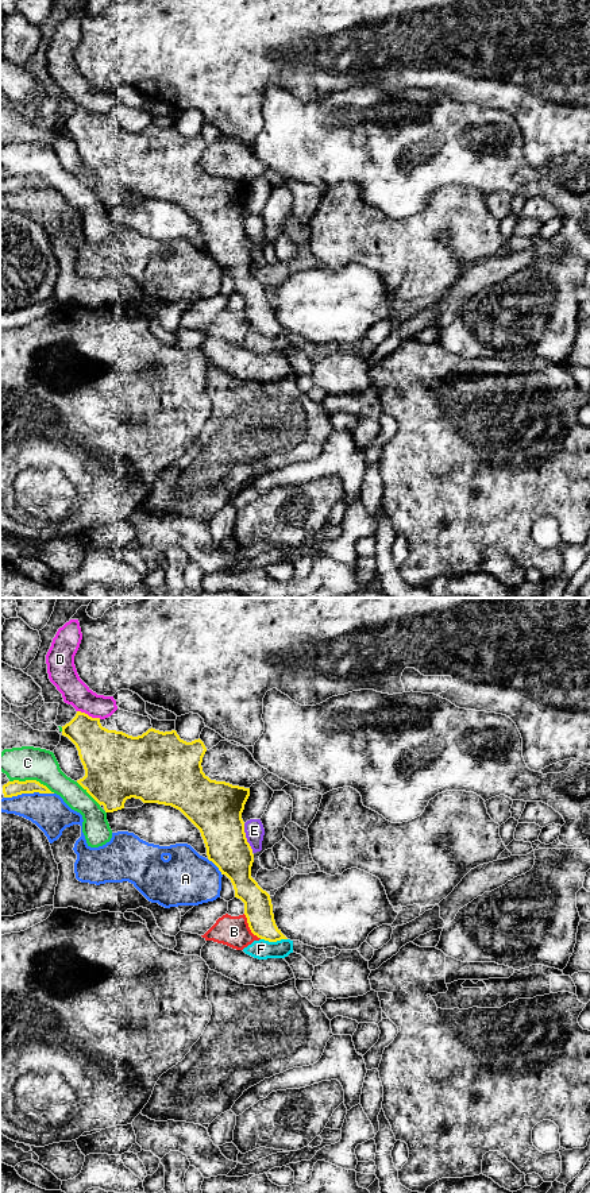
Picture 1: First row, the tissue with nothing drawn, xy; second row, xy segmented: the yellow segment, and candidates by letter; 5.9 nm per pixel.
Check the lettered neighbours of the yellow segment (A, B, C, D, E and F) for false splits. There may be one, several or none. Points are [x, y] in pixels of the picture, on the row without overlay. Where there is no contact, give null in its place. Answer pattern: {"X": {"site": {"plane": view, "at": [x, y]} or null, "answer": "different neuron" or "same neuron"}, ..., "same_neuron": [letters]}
{"A": {"site": {"plane": "xy", "at": [29, 188]}, "answer": "different neuron"}, "B": {"site": {"plane": "xy", "at": [249, 321]}, "answer": "different neuron"}, "C": {"site": {"plane": "xy", "at": [33, 176]}, "answer": "different neuron"}, "D": {"site": {"plane": "xy", "at": [88, 111]}, "answer": "different neuron"}, "E": {"site": {"plane": "xy", "at": [246, 234]}, "answer": "different neuron"}, "F": {"site": {"plane": "xy", "at": [274, 336]}, "answer": "different neuron"}, "same_neuron": []}

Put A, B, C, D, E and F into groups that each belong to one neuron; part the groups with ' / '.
A / B F / C / D / E

